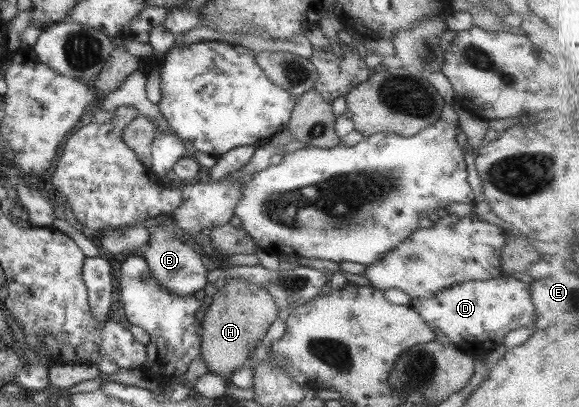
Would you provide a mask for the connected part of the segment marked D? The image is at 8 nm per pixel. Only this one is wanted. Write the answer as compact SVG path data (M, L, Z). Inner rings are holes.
M501 275L485 281L464 281L442 289L429 299L411 298L413 308L433 330L441 331L462 351L480 356L501 344L503 337L524 325L535 325L530 284Z

